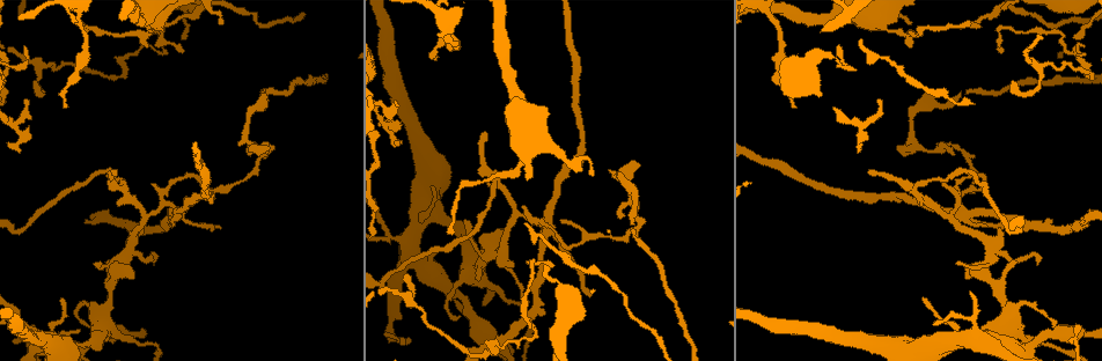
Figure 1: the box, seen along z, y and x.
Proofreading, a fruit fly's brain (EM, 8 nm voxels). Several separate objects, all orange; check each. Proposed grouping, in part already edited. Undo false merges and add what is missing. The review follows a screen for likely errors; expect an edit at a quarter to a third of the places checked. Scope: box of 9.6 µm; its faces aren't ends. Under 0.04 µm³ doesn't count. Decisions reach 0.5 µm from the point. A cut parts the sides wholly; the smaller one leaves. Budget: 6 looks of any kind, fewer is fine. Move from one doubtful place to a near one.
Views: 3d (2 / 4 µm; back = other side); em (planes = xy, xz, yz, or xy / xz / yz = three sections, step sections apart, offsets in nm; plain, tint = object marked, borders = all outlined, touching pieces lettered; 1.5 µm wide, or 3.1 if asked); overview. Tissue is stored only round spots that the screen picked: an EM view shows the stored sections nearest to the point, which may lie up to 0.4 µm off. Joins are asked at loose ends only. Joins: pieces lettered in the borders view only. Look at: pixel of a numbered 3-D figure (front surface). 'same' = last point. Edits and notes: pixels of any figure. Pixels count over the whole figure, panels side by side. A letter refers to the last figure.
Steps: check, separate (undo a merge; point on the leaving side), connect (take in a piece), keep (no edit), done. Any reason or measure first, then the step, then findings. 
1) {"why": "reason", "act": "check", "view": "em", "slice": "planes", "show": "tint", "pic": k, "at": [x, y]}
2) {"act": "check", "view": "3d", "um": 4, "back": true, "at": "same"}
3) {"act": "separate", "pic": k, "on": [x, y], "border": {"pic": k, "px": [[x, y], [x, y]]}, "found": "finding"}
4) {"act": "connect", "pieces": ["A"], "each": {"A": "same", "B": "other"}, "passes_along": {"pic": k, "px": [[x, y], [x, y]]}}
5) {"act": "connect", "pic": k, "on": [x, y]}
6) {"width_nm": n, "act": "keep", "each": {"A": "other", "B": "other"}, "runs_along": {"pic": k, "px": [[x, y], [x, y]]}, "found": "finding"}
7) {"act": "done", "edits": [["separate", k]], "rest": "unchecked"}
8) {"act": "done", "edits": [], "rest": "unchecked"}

{"why": "free end", "act": "check", "view": "em", "slice": "planes", "show": "borders", "pic": 1, "at": [1038, 263]}

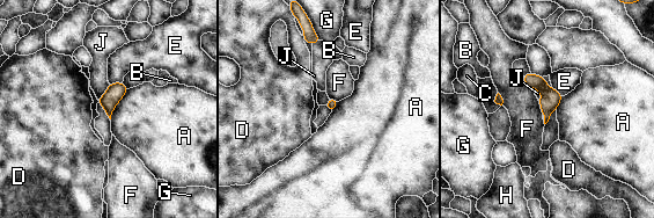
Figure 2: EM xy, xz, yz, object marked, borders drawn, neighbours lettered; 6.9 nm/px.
{"width_nm": 70, "longest_contact_nm": ["A", 260], "act": "keep", "each": {"A": "other", "B": "other", "C": "other", "D": "other", "E": "other", "F": "other", "G": "other", "H": "other", "J": "other"}, "found": "no lettered piece goes on from it"}

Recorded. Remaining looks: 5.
{"why": "tapers out", "act": "check", "view": "3d", "um": 4, "pic": 1, "at": [870, 169]}

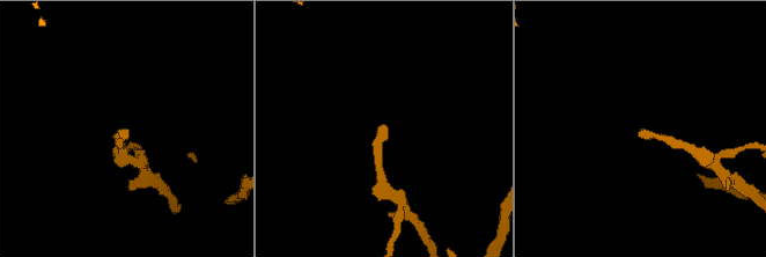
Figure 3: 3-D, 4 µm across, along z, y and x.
{"why": "now the EM", "act": "check", "view": "em", "slice": "planes", "show": "tint", "pic": 3, "at": [128, 132]}

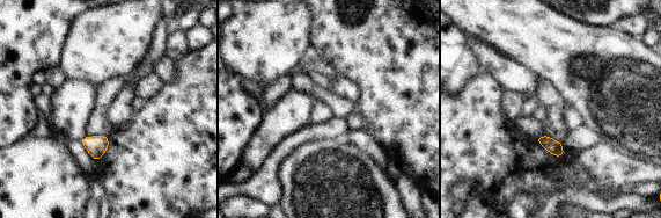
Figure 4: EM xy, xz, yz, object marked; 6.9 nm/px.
{"why": "what lies round it", "act": "check", "view": "em", "slice": "planes", "show": "borders", "at": "same"}

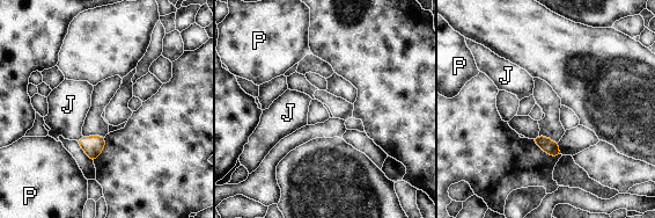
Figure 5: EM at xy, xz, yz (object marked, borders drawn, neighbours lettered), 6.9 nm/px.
{"longest_contact_nm": ["J", 60], "act": "keep", "each": {"J": "other", "P": "other"}, "border": {"pic": 5, "px": [[82, 136], [76, 140]]}, "found": "none of them fits"}

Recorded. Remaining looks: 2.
{"why": "long arm stops here", "act": "check", "view": "em", "slice": "planes", "show": "tint", "pic": 1, "at": [434, 60]}

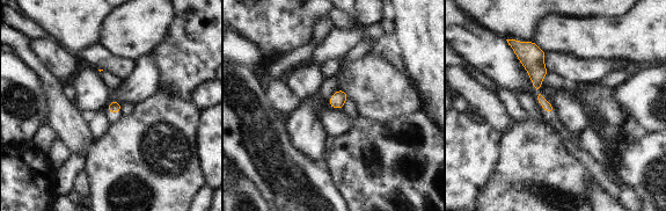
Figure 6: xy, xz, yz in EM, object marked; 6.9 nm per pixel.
{"act": "check", "view": "em", "slice": "planes", "show": "borders", "at": "same"}

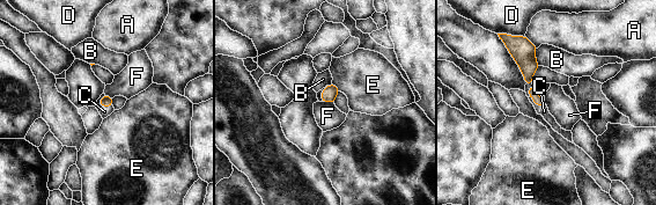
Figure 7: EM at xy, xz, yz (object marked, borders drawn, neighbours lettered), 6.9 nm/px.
{"act": "connect", "pieces": ["C"], "each": {"A": "other", "B": "other", "C": "same", "D": "other", "E": "other", "F": "other"}, "passes_along": {"pic": 7, "px": [[538, 101], [531, 97], [544, 111]]}, "found": "the neuron continues"}

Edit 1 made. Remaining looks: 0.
{"act": "done", "edits": [["connect", 7]], "rest": "unchecked"}

